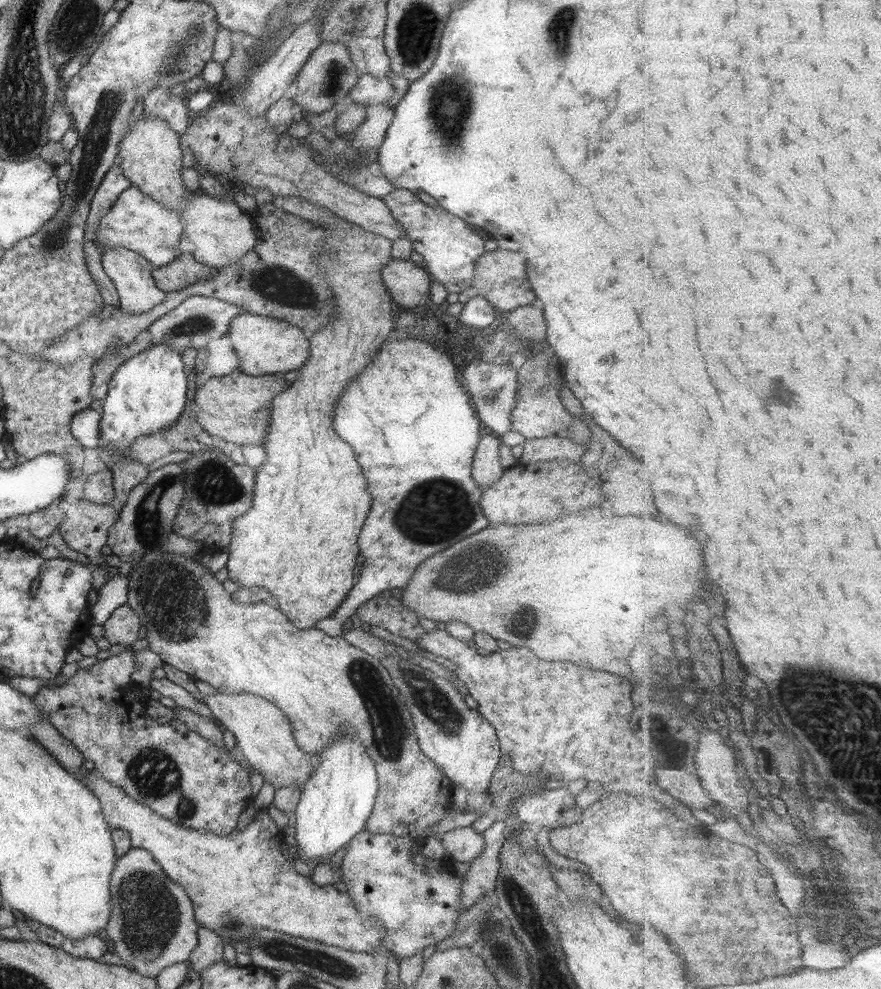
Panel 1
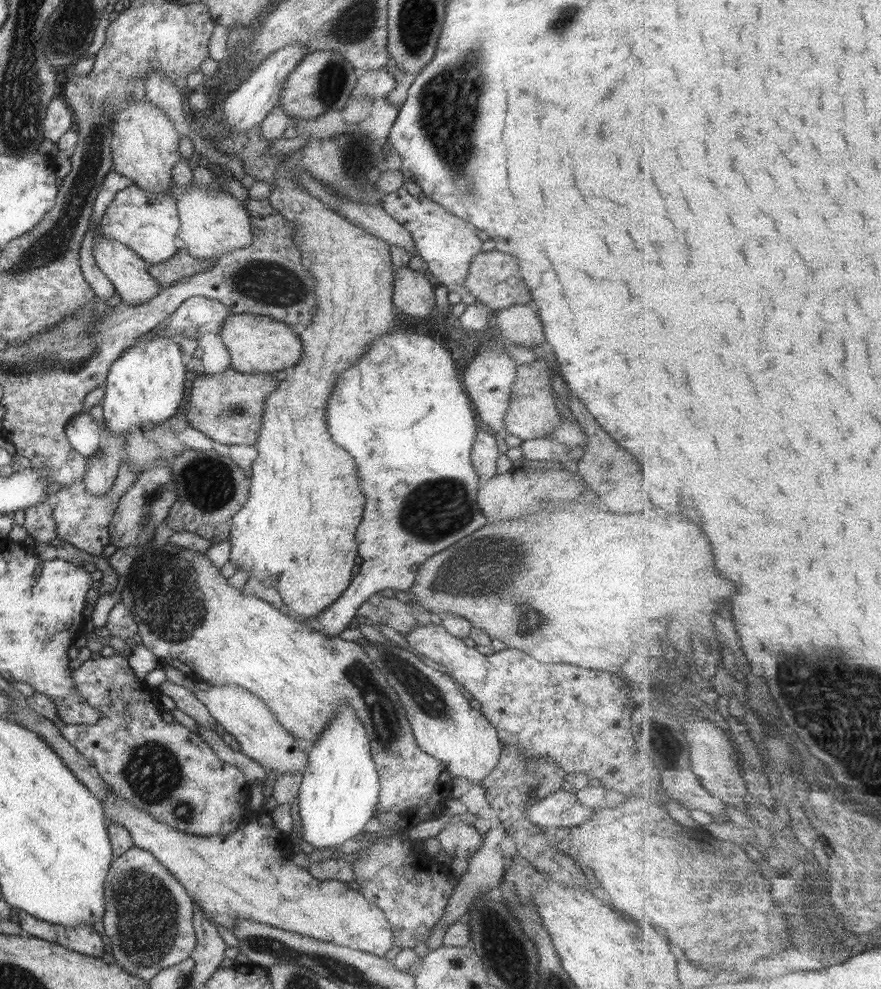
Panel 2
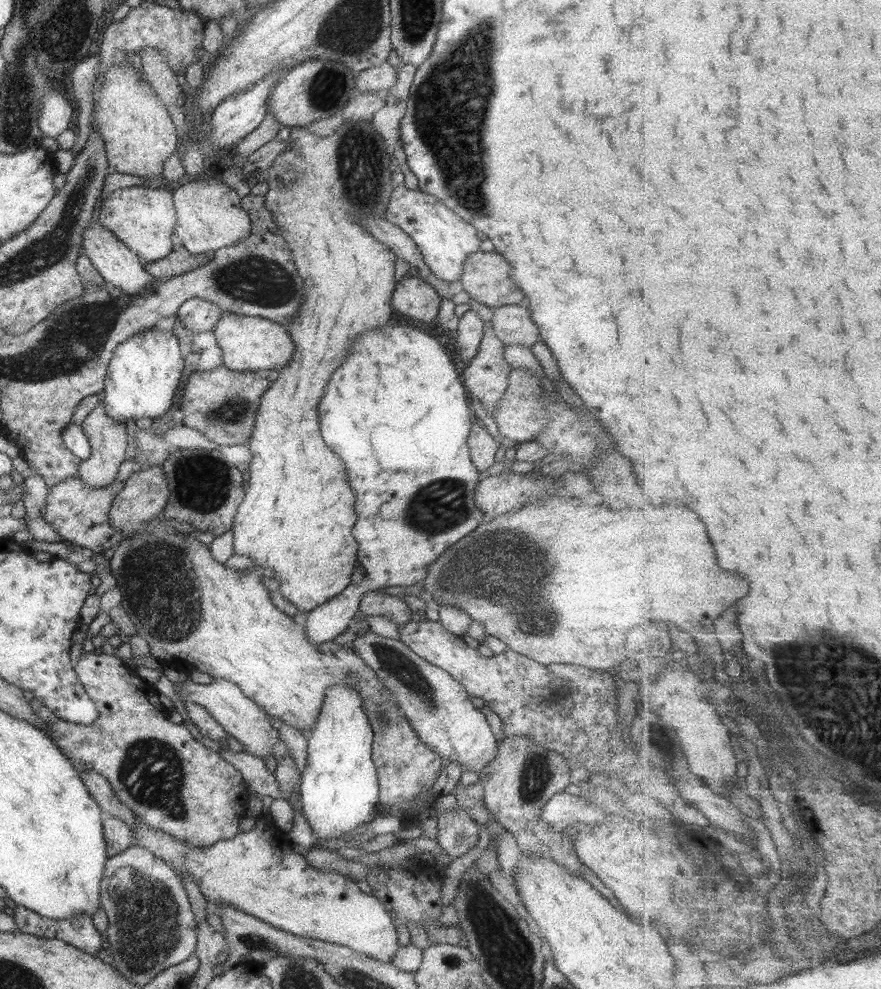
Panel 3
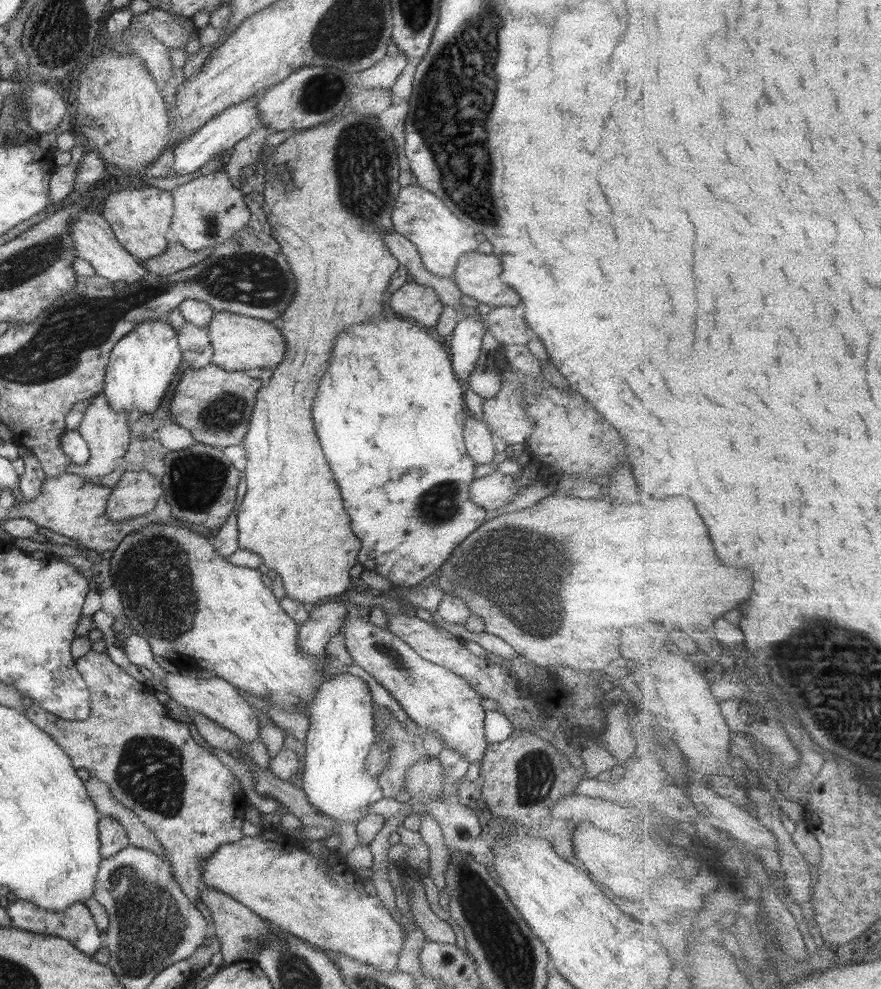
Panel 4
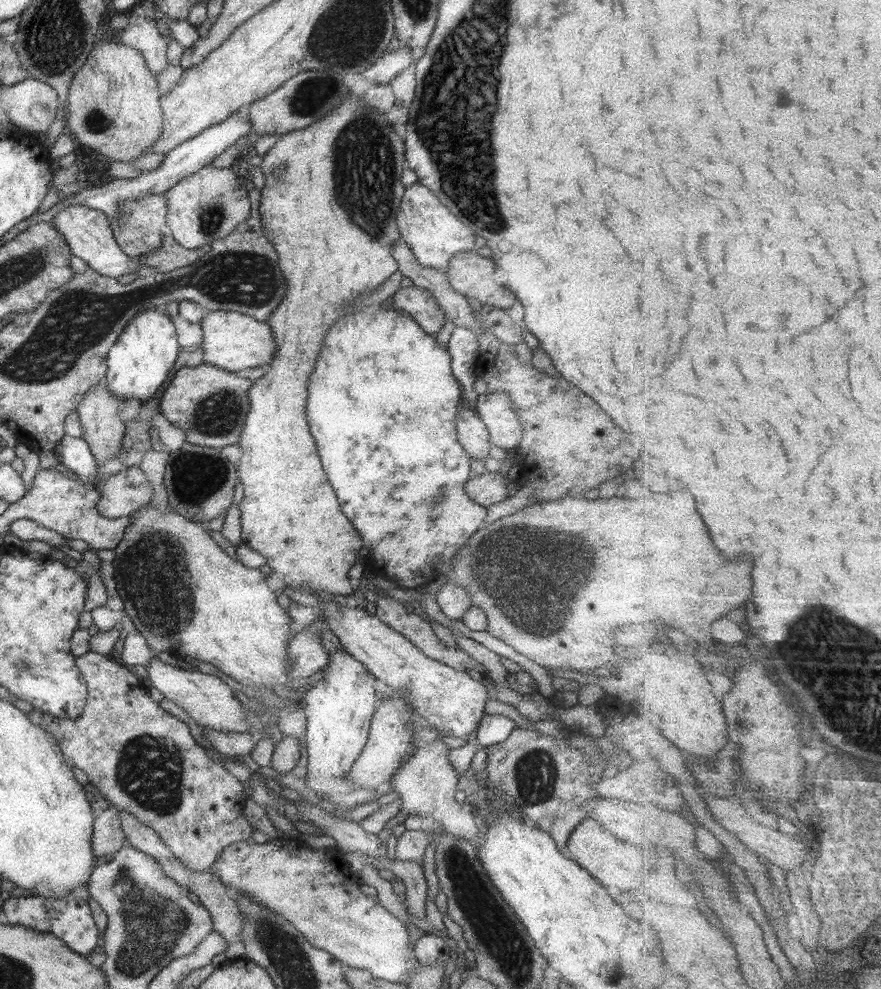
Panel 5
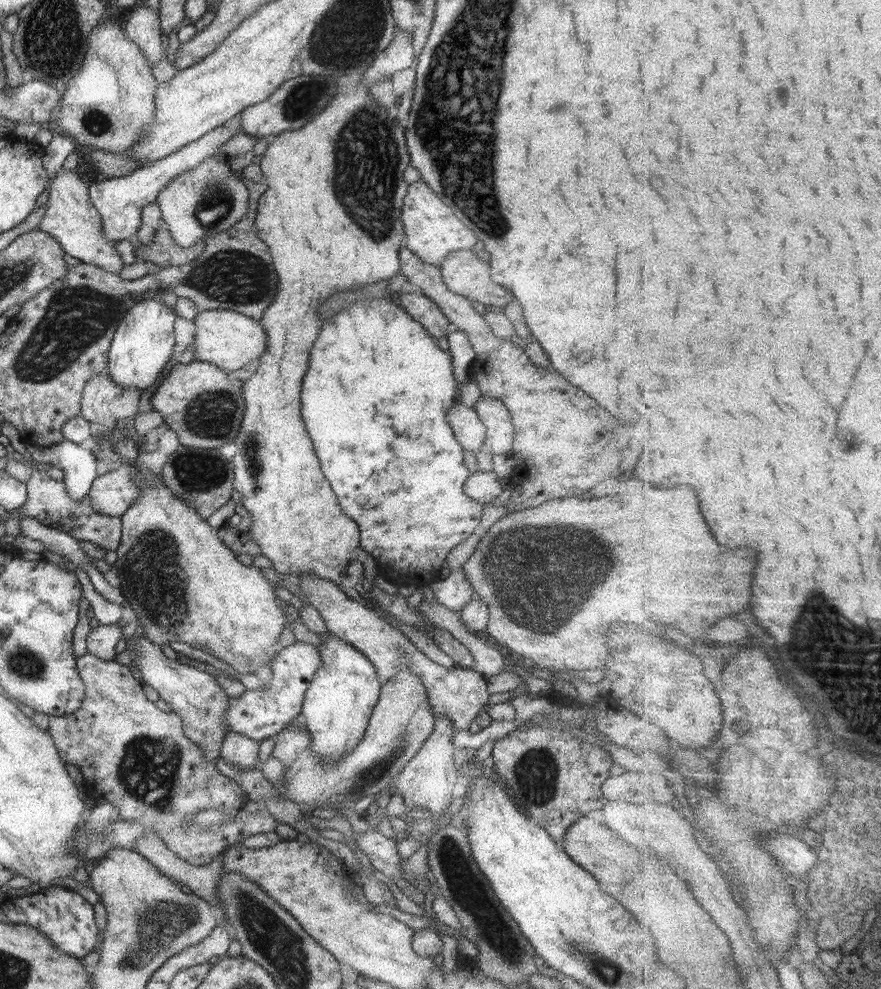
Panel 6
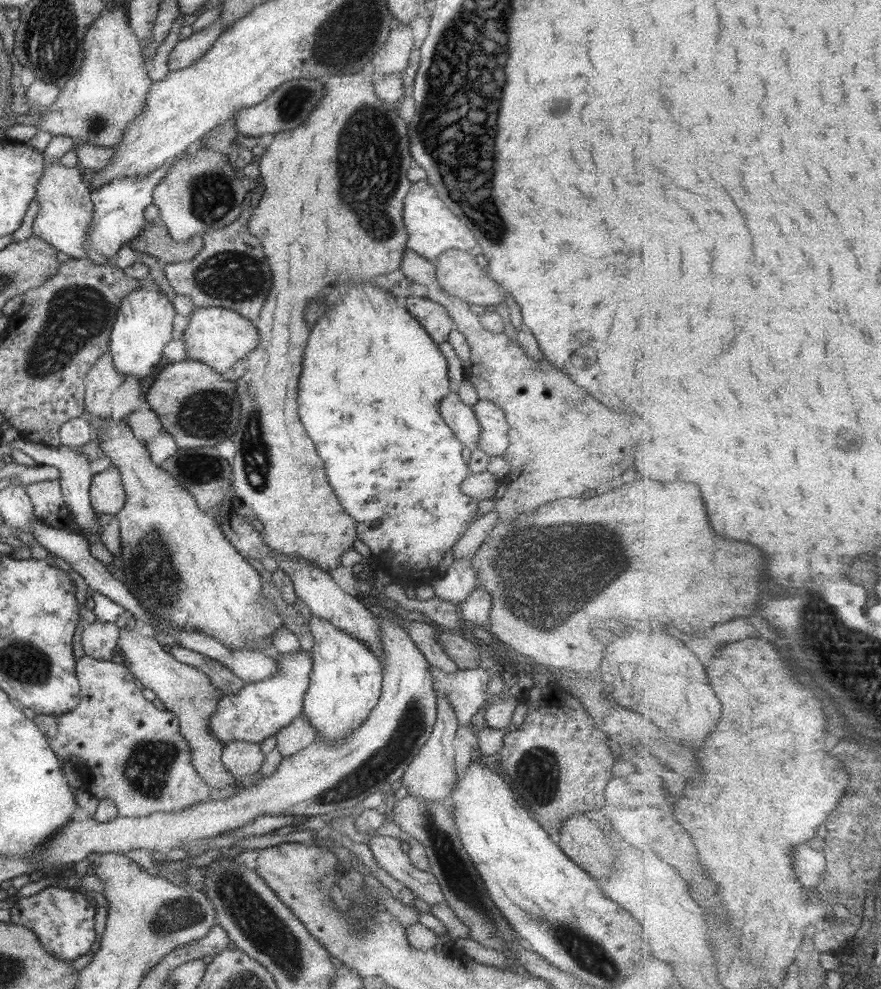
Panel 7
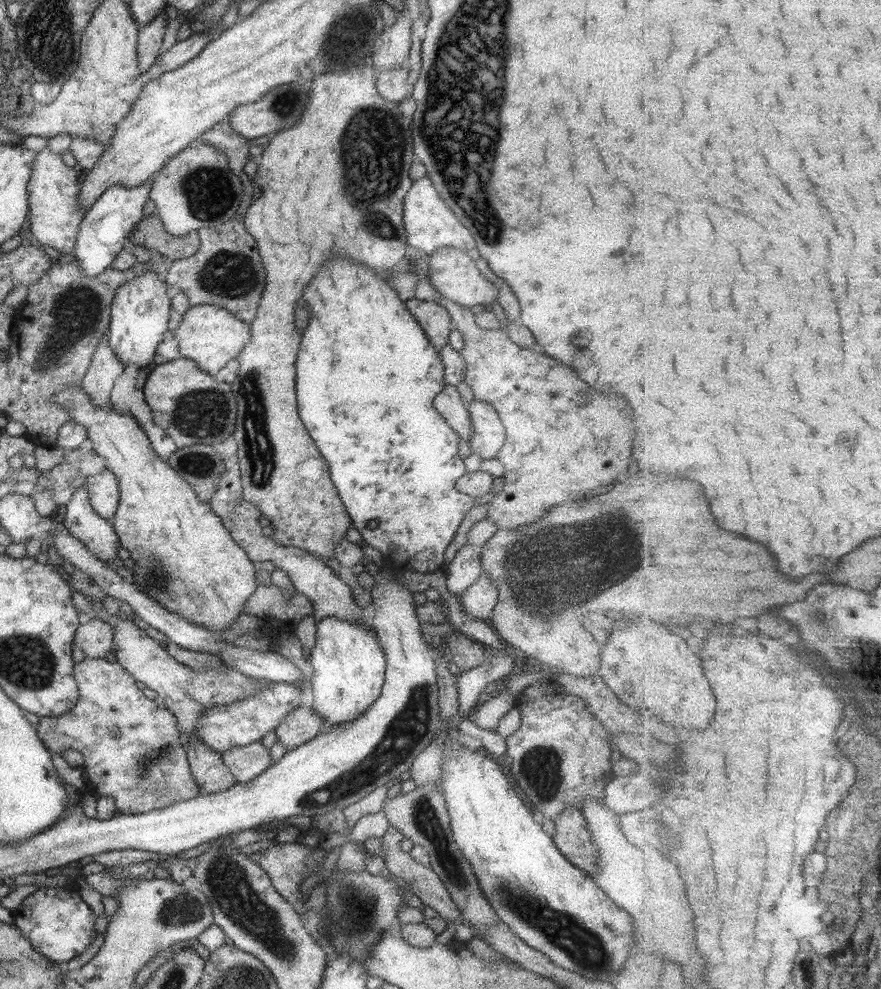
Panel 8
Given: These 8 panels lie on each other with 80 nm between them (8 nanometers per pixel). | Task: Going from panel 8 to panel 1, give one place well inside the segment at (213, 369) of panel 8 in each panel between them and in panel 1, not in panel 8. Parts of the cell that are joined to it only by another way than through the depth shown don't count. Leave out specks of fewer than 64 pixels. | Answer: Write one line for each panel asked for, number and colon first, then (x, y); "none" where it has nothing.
1: (264, 345)
2: (257, 344)
3: (248, 343)
4: (239, 343)
5: (232, 342)
6: (228, 340)
7: (217, 337)

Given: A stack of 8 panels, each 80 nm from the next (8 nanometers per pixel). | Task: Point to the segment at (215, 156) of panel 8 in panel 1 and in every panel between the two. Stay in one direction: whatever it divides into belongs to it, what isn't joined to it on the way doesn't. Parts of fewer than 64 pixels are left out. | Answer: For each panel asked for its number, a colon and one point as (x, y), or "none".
1: (221, 233)
2: (212, 222)
3: (208, 216)
4: (207, 210)
5: (206, 205)
6: (204, 201)
7: (202, 193)

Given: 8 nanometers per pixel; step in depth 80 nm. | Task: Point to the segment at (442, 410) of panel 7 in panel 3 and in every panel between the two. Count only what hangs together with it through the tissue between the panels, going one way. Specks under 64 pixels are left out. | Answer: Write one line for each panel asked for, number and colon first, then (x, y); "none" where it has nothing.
3: (482, 447)
4: (478, 440)
5: (472, 434)
6: (469, 432)

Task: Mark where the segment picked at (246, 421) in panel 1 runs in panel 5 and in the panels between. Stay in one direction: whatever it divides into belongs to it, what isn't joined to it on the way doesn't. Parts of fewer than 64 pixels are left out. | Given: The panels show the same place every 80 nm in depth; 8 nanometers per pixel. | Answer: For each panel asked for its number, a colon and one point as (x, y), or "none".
2: (227, 407)
3: (222, 404)
4: (215, 406)
5: (209, 405)

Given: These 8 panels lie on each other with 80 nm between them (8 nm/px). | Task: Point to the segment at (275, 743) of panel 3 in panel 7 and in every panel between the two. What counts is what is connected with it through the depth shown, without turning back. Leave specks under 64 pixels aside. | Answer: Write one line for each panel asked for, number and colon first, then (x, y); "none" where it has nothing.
4: (214, 698)
5: (205, 698)
6: (195, 696)
7: (185, 691)

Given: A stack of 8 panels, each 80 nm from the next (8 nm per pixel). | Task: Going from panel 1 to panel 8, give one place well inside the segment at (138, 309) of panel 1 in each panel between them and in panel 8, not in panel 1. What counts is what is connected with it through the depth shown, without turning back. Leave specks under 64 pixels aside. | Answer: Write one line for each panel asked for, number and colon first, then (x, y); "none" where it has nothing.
2: (126, 271)
3: (118, 266)
4: (94, 242)
5: (86, 231)
6: (69, 217)
7: (65, 211)
8: (54, 208)

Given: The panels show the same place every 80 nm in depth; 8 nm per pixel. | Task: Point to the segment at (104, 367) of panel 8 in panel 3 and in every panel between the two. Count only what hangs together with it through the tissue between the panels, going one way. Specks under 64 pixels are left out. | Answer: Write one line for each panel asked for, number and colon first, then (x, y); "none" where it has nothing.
3: (108, 439)
4: (105, 432)
5: (101, 428)
6: (98, 392)
7: (100, 381)

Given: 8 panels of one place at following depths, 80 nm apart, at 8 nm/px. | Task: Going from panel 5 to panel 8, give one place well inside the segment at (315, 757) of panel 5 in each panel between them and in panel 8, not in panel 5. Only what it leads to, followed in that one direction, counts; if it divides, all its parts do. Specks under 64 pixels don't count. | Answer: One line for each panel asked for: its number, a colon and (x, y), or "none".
6: (339, 701)
7: (344, 685)
8: (347, 664)

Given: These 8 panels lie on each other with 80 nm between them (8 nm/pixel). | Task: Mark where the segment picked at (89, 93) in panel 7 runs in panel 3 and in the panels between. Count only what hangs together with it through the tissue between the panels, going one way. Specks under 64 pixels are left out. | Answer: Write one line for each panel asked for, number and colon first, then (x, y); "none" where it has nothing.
3: (138, 135)
4: (118, 106)
5: (112, 107)
6: (108, 104)

